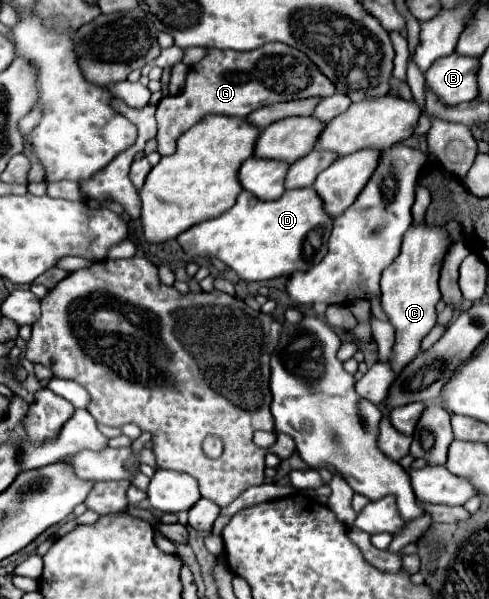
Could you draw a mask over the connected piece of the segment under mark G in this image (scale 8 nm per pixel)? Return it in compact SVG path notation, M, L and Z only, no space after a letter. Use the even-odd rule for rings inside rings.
M270 42L250 52L236 50L208 50L208 54L190 68L186 88L178 96L162 98L156 110L158 134L156 152L160 156L176 152L176 140L190 130L198 120L208 114L224 114L224 116L248 116L256 108L302 100L310 96L332 96L336 86L318 70L318 66L300 50L282 44Z

